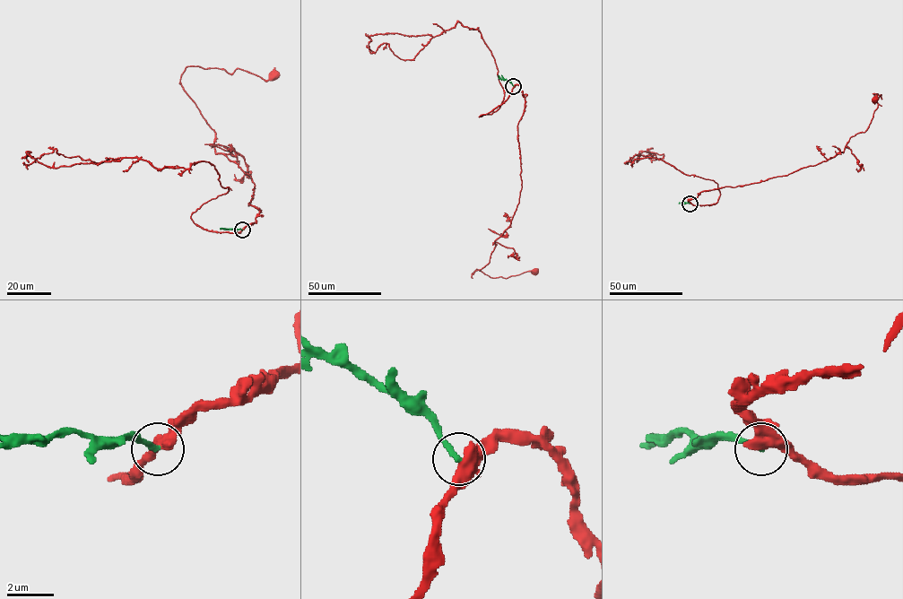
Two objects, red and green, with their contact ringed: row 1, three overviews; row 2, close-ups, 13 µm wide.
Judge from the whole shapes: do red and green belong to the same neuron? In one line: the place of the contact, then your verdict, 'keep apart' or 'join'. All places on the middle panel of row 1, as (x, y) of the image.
at (513, 86); keep apart

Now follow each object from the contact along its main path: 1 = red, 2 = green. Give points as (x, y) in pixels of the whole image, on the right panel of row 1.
1: (690, 204), (704, 190), (787, 175), (844, 152), (868, 127), (873, 94), (881, 94), (873, 99)
2: (690, 204), (679, 203)

